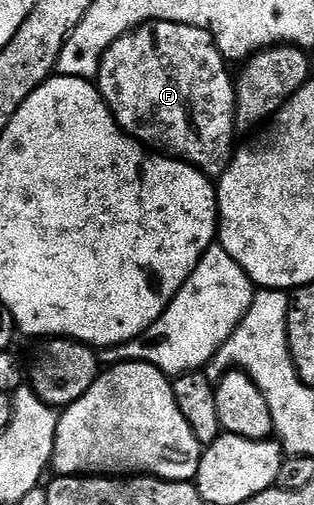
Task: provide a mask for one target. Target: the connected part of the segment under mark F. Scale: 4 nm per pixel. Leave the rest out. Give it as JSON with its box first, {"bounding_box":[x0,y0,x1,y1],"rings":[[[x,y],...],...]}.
{"bounding_box":[96,21,238,178],"rings":[[[160,21],[157,23],[147,23],[134,31],[122,36],[119,40],[112,42],[108,46],[108,50],[102,56],[100,68],[96,83],[98,93],[104,98],[104,102],[112,110],[112,114],[116,118],[116,122],[126,132],[137,140],[139,144],[146,145],[147,149],[153,150],[155,153],[163,156],[169,156],[175,160],[185,160],[193,168],[199,168],[205,176],[211,178],[221,178],[226,172],[226,167],[230,164],[230,158],[236,151],[236,143],[234,144],[234,136],[236,137],[236,125],[234,123],[234,112],[238,109],[238,94],[236,91],[236,80],[228,69],[228,61],[222,56],[221,50],[213,40],[212,33],[197,29],[196,26],[173,24],[170,21]]]}

